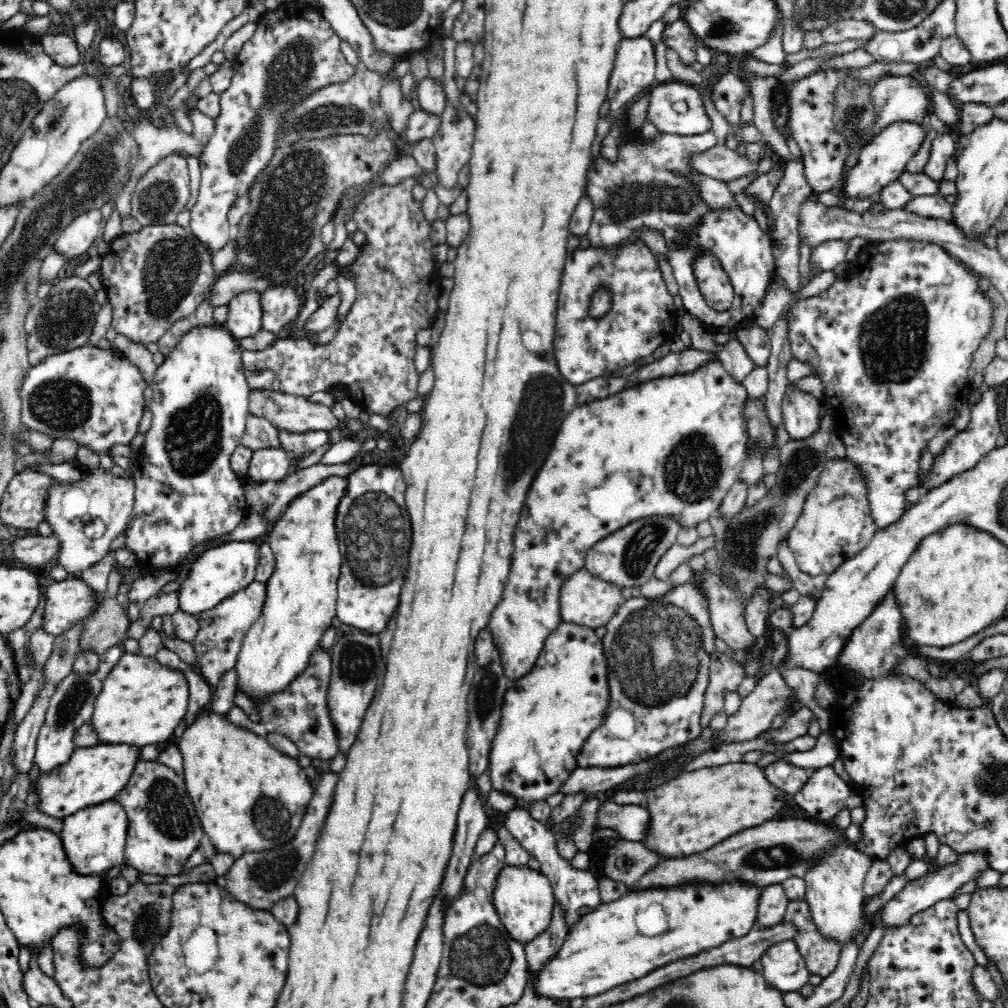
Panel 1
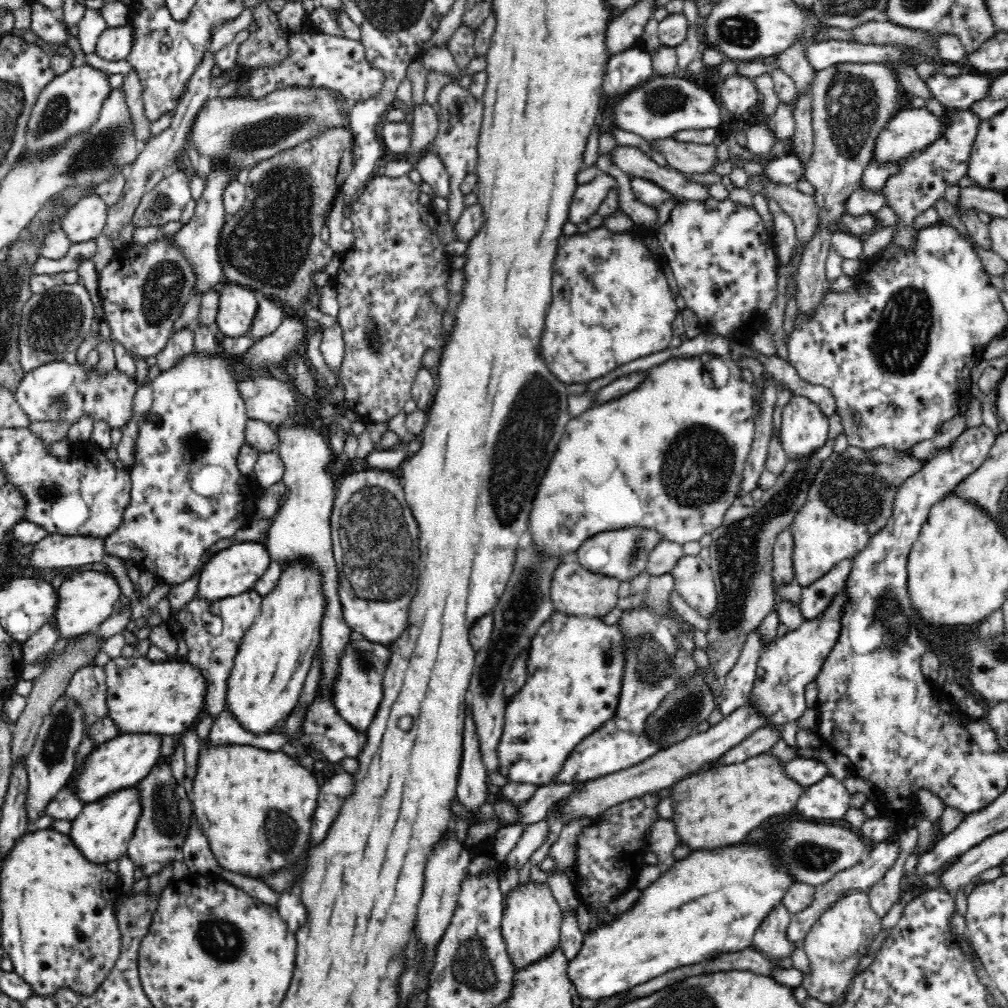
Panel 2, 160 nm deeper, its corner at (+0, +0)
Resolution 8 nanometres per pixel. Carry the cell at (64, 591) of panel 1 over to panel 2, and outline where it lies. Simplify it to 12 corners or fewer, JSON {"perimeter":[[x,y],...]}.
{"perimeter":[[88,570],[56,589],[52,623],[62,638],[96,630],[118,583]]}

